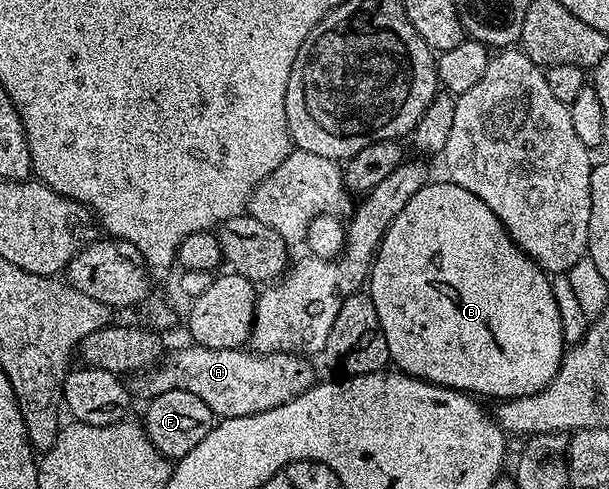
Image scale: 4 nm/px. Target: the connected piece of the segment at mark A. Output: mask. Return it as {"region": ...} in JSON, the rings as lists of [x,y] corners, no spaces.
{"region":[[[189,346],[182,348],[165,357],[161,362],[153,365],[152,370],[143,370],[131,375],[128,380],[128,391],[131,397],[143,396],[143,401],[150,401],[153,396],[168,394],[168,390],[188,390],[188,394],[196,394],[208,410],[214,412],[215,417],[227,420],[228,418],[240,418],[260,414],[264,410],[272,410],[284,402],[292,402],[300,394],[314,387],[316,377],[314,368],[309,359],[296,356],[292,352],[255,352],[245,347],[229,348],[228,350],[212,350],[211,348],[199,348]]]}

